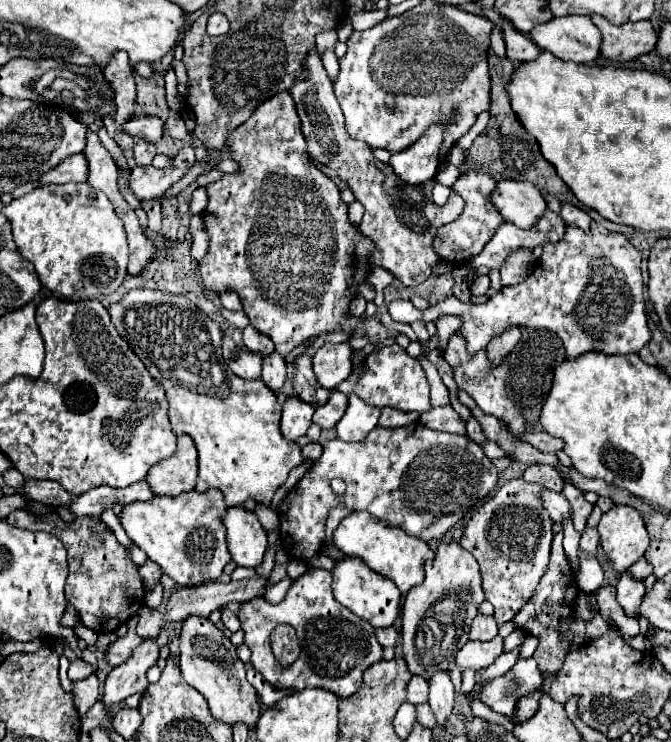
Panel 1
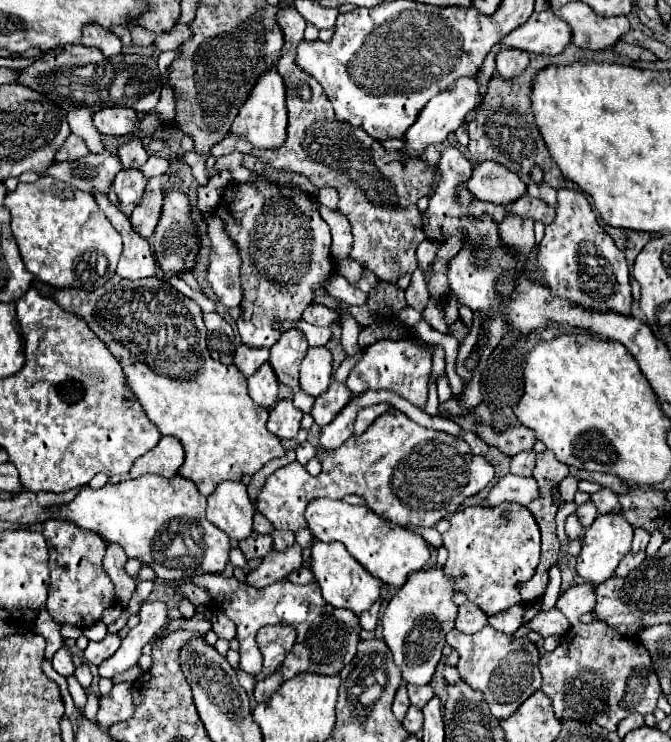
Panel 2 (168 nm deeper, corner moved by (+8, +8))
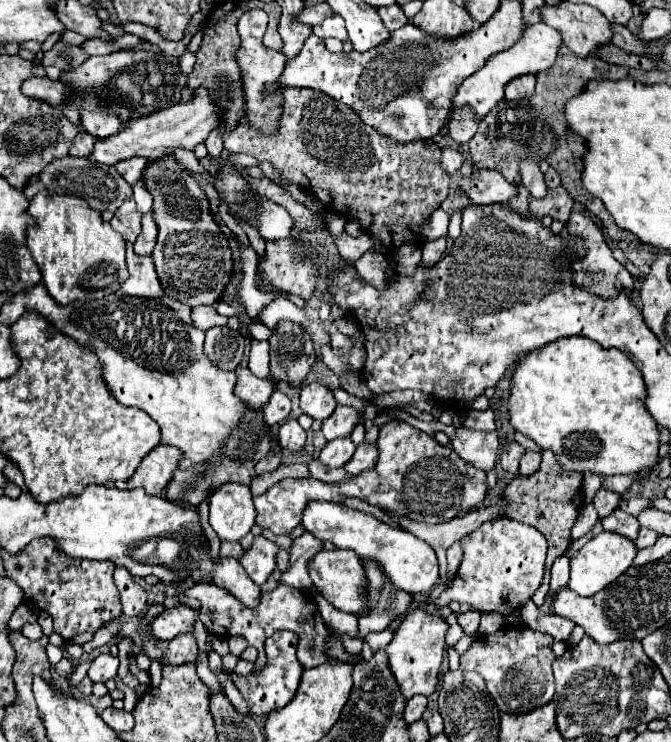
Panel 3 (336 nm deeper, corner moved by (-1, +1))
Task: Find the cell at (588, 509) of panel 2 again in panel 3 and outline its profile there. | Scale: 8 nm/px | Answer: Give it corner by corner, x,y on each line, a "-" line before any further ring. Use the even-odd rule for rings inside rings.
601,487
595,493
595,497
593,497
593,505
595,505
595,509
597,509
597,513
599,513
601,519
607,517
613,509
617,509
619,507
619,501
621,501
621,495
619,493
613,493
613,491
605,489
605,487

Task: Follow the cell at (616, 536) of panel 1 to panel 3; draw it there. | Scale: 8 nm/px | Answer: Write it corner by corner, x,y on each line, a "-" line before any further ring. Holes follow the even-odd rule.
603,531
595,535
587,545
583,545
577,553
571,555
571,579
567,587
581,597
595,595
597,591
605,589
609,583
613,583
621,573
625,573
631,567
635,553
637,553
635,543
625,539
623,535

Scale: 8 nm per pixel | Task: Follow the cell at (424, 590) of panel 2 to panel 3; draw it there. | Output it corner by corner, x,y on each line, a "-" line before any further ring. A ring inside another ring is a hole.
417,607
411,613
407,613
399,629
395,631
393,641
385,647
389,669
393,671
393,677
397,679
405,699
411,699
413,695
419,693
431,695
437,689
437,673
445,655
445,633
447,633
445,619
437,615
429,615
427,611

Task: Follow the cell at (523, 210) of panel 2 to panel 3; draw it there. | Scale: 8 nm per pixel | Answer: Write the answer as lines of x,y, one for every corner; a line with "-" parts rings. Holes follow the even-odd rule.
549,167
545,173
545,185
547,185
547,195
543,199
529,197
529,213
539,219
553,217
561,223
567,223
573,209
573,199
563,187
557,171
553,171
553,167

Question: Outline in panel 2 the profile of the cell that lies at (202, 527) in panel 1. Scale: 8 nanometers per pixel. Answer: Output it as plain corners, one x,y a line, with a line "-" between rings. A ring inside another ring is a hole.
144,474
136,480
106,484
100,490
92,490
90,486
86,486
78,492
78,496
70,504
54,508
54,512
62,520
70,520
84,530
92,530
100,534
104,540
118,542
128,554
128,558
136,558
142,564
154,568
156,578
162,580
182,580
182,578
190,580
196,574
222,572
224,566
228,564
228,552
230,552
228,536
206,520
206,498
200,496
196,484
192,484
182,476
164,478
156,474

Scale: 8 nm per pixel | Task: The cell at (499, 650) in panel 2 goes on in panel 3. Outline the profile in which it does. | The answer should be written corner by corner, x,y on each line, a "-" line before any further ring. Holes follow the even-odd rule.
505,627
493,635
481,635
463,655
461,669
477,671
485,683
487,691
495,699
501,713
529,713
553,699
553,637
547,633
531,631
527,627
513,629

